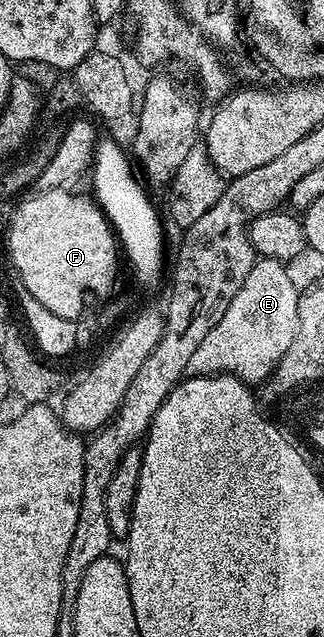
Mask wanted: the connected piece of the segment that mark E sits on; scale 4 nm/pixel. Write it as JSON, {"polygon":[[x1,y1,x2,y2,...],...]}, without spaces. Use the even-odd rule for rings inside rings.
{"polygon":[[256,258,249,277,245,277,245,285,229,301,225,317,197,345,187,375,235,375,248,385,259,385,270,379,299,332,299,293,280,260]]}

